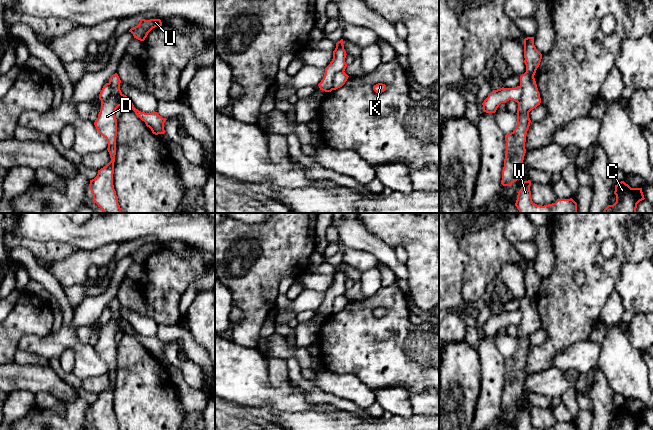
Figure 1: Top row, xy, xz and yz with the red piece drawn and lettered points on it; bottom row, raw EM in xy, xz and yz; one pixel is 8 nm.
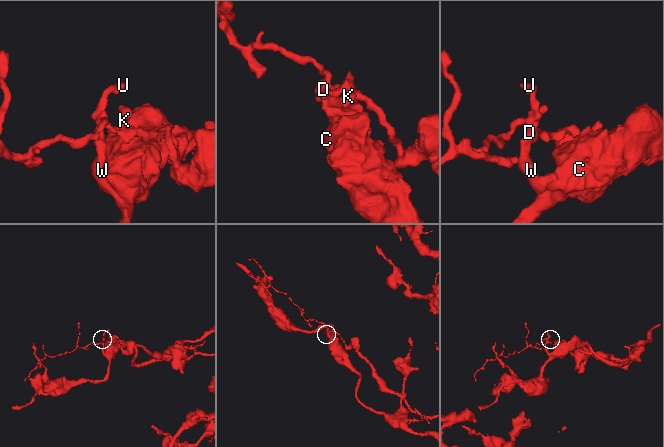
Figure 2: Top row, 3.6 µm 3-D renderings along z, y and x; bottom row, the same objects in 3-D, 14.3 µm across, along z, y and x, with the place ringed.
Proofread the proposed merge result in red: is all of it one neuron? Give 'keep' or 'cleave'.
cleave

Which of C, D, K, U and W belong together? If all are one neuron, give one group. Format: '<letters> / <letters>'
C D W / K U

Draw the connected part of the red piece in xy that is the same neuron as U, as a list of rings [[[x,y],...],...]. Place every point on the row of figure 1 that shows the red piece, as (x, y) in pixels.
[[[141,19],[139,24],[129,30],[134,36],[134,38],[144,41],[148,33],[155,27],[162,26],[160,19]]]

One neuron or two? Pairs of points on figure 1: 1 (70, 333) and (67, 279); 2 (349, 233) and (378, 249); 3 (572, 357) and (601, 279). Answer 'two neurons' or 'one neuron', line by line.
1: two neurons
2: one neuron
3: two neurons

